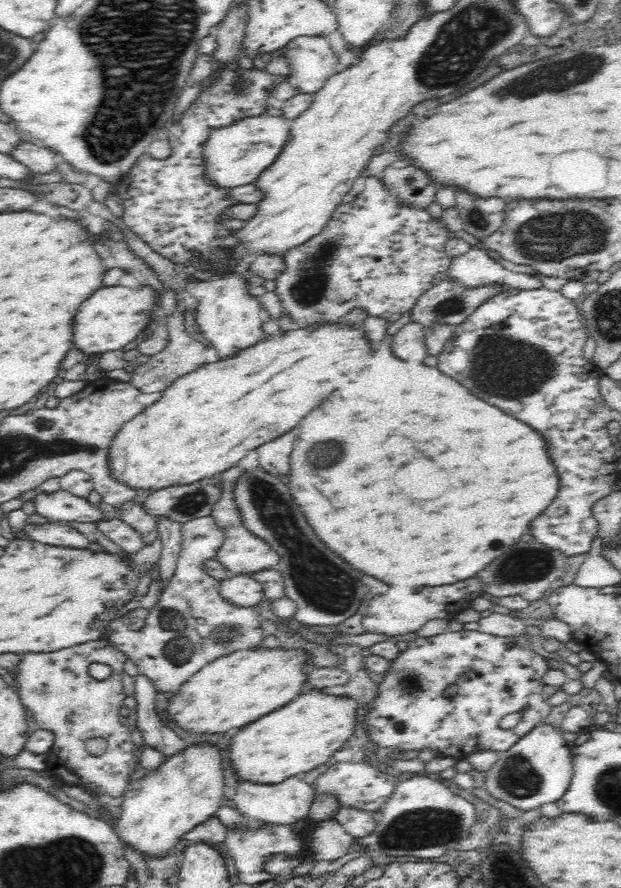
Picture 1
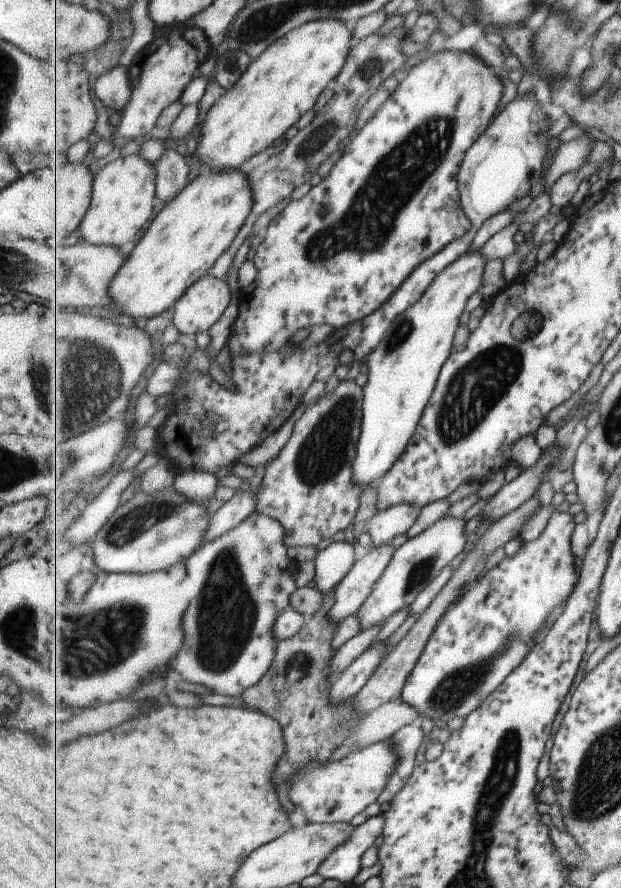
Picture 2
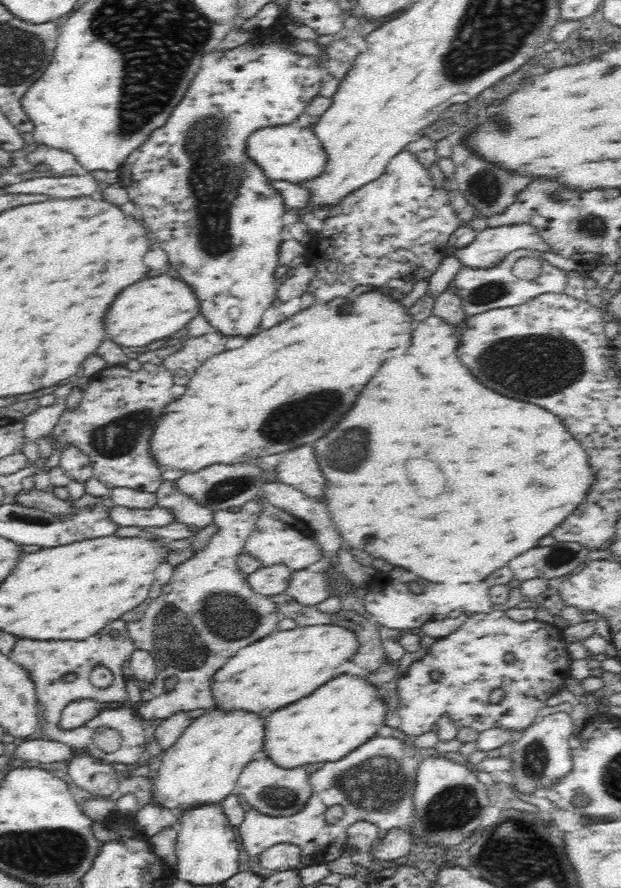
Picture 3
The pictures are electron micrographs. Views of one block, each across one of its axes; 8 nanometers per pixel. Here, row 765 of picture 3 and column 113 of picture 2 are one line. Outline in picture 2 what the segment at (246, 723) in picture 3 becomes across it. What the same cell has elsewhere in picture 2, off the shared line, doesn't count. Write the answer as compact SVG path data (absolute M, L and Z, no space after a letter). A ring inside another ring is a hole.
M140 152L119 156L98 170L92 205L78 230L81 242L109 244L117 248L135 242L145 226L150 224L151 216L155 212L155 176L157 166L145 160Z

